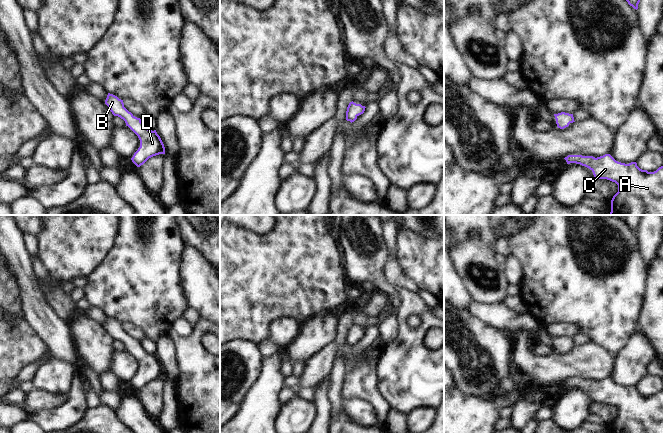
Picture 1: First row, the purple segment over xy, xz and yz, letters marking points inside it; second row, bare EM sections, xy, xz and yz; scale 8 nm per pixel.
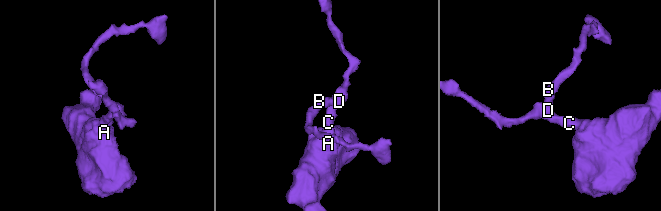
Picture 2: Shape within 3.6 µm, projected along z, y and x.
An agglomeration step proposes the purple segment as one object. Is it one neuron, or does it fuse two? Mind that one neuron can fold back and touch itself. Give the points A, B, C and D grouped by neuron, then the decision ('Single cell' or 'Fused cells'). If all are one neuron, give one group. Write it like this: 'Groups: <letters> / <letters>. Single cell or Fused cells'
Groups: A B C D. Single cell.

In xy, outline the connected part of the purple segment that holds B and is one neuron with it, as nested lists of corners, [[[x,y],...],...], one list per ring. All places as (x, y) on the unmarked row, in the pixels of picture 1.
[[[108,317],[105,328],[114,340],[118,340],[123,343],[126,350],[128,350],[138,360],[140,364],[140,371],[131,382],[132,386],[137,391],[143,389],[153,380],[165,378],[164,368],[156,354],[149,354],[141,346],[140,342],[135,341],[131,336],[129,336],[124,331],[123,324],[113,318]]]

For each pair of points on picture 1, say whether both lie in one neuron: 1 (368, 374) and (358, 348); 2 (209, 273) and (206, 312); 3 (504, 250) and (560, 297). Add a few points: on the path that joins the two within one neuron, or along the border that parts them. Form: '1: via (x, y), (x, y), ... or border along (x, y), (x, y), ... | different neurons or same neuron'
1: border along (378, 335), (362, 352) | different neurons
2: via (207, 283), (207, 302) | same neuron
3: border along (507, 240), (512, 254) | different neurons

